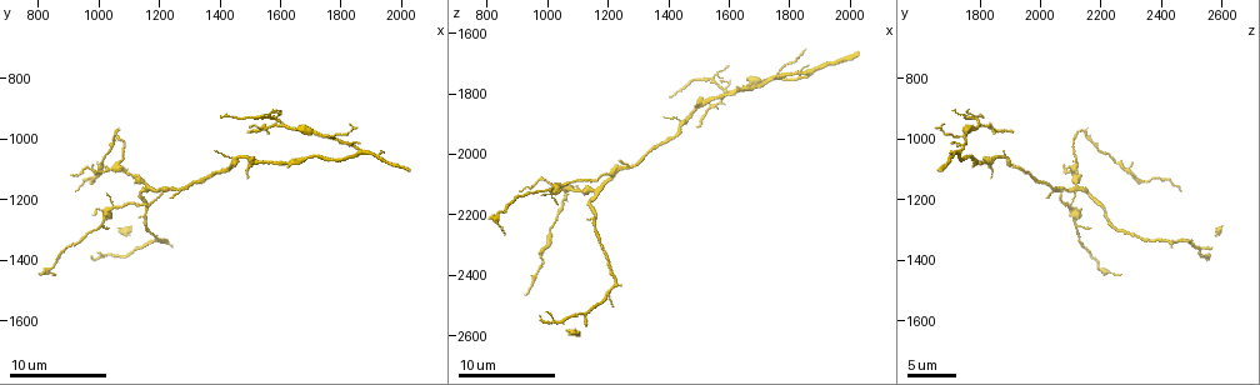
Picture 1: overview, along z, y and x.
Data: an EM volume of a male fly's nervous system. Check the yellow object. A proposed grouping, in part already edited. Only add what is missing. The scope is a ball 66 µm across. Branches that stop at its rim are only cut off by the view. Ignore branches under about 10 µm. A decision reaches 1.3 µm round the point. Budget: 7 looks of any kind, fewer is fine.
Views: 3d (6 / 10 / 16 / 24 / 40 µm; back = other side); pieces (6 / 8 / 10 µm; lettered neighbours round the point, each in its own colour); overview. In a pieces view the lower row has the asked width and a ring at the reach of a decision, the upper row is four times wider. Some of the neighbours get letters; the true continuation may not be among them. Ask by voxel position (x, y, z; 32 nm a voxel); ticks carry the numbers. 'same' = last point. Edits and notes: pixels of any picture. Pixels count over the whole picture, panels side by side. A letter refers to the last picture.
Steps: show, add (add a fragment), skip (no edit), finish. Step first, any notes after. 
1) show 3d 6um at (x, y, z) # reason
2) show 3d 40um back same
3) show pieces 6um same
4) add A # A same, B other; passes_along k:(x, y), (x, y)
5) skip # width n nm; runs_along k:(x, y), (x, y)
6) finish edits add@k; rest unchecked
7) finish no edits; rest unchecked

show pieces 6um at (1500, 1120, 1840) # branch stops here

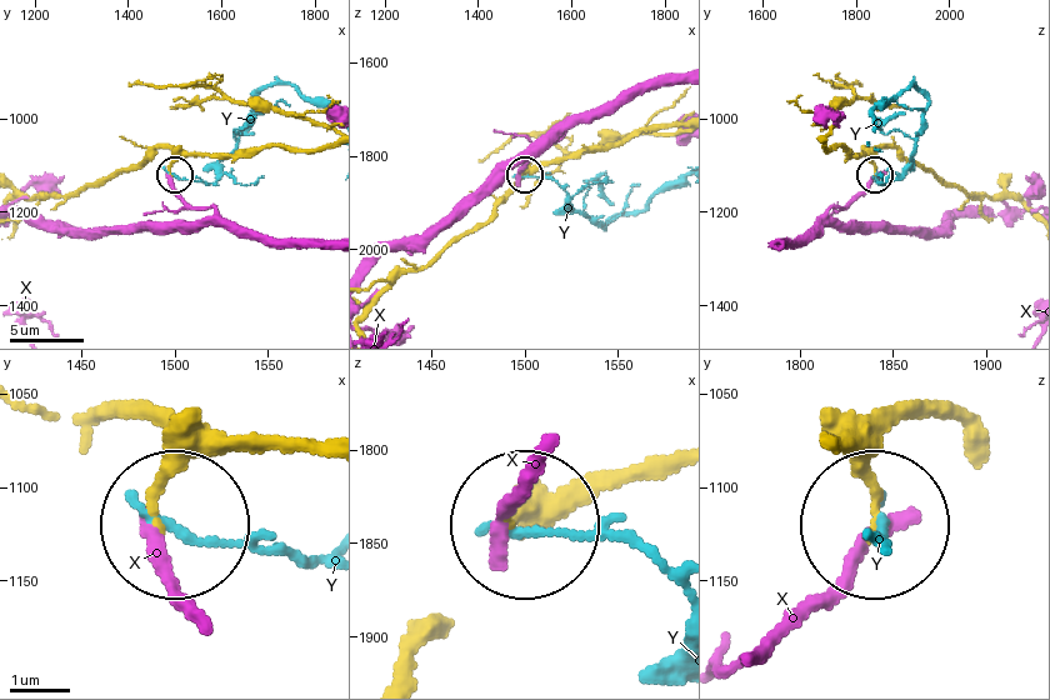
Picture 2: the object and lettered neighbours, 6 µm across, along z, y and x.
skip # width 130 nm; X other, Y other; runs_along 2:(960, 425), (885, 435), (871, 520); none of them fits

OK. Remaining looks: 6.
show 3d 10um at (1600, 900, 1720) # free end

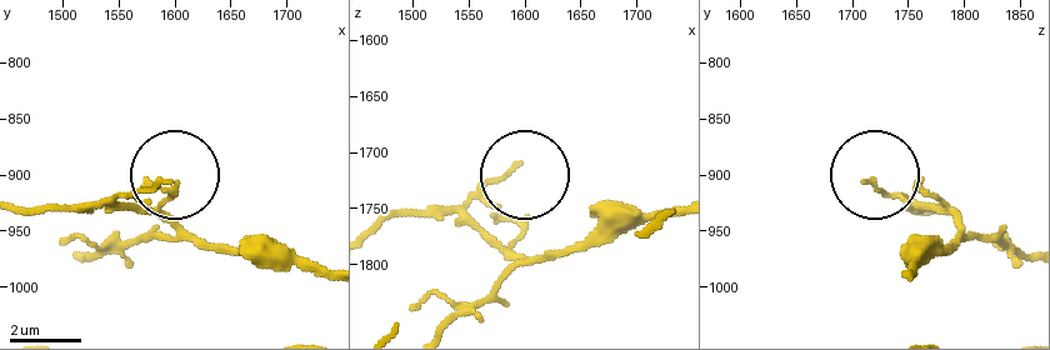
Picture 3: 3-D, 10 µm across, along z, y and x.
show pieces 8um at (1592, 906, 1716) # what lies round it

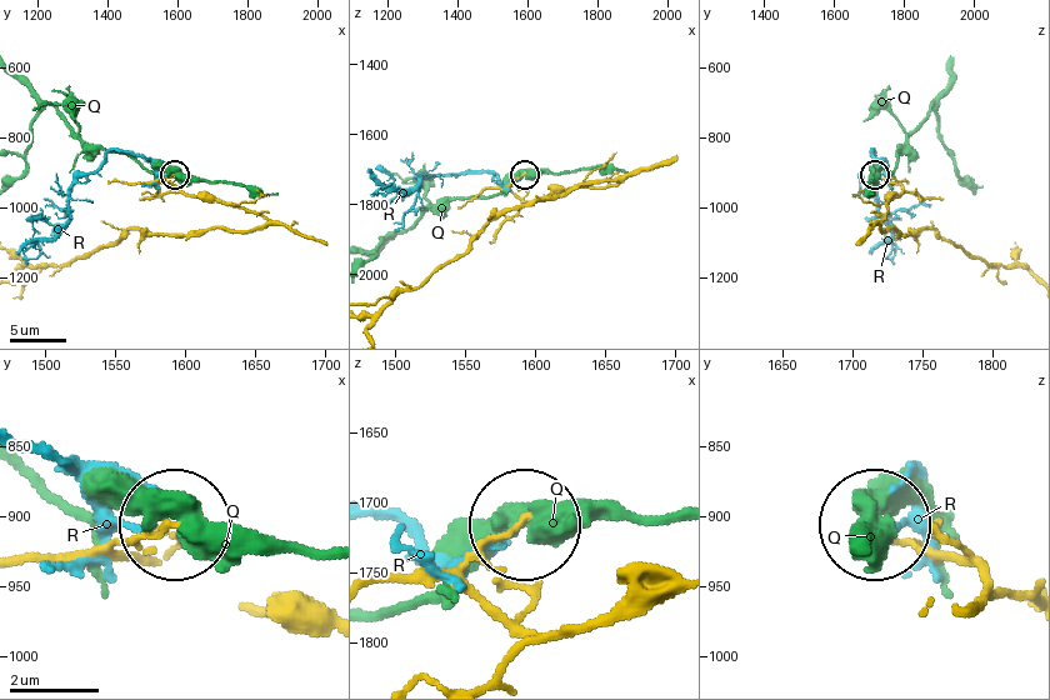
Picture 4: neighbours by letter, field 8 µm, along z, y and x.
skip # Q other, R other; no lettered fragment goes on from it

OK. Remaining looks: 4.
show pieces 6um at (1500, 980, 1910) # tapers out

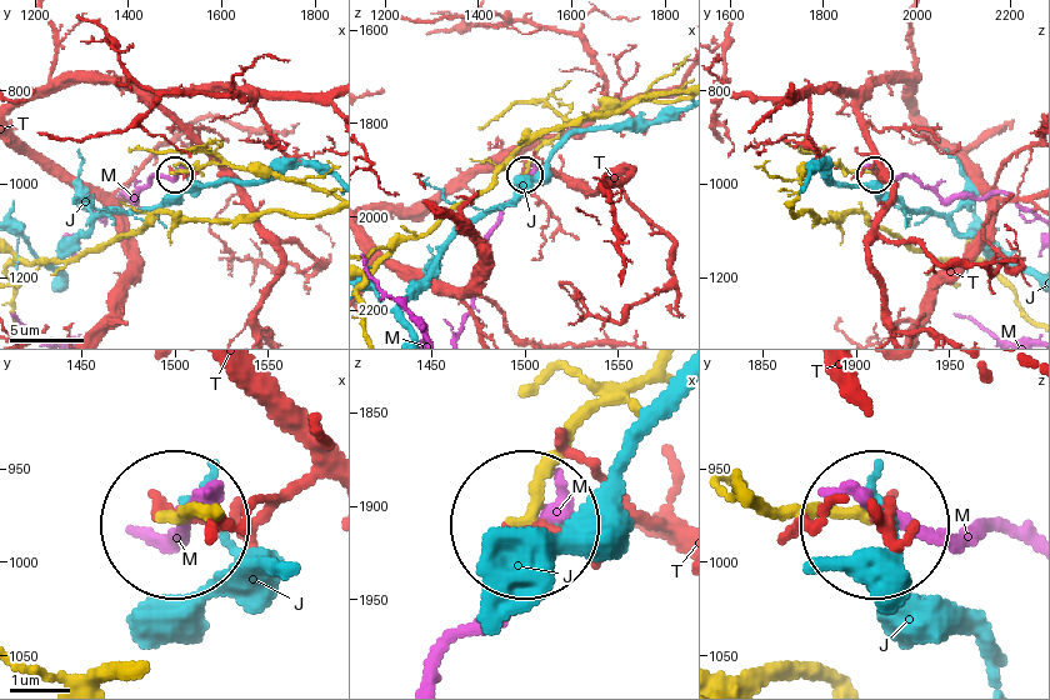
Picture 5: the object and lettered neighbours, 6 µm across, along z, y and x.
skip # width 170 nm; J other, M other, T other; runs_along 5:(644, 370), (584, 420), (529, 520); no lettered fragment goes on from it

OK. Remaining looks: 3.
show 3d 6um at (1410, 920, 1800) # branch stops here

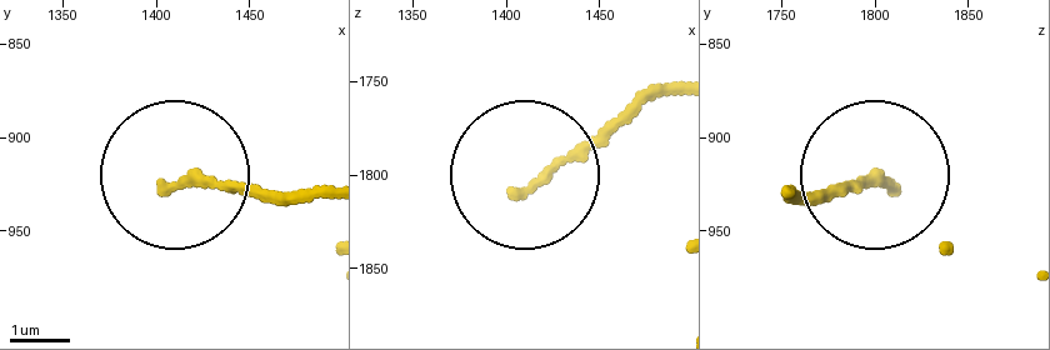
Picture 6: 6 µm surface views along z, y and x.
show pieces 6um at (1406, 926, 1810) # what lies round it

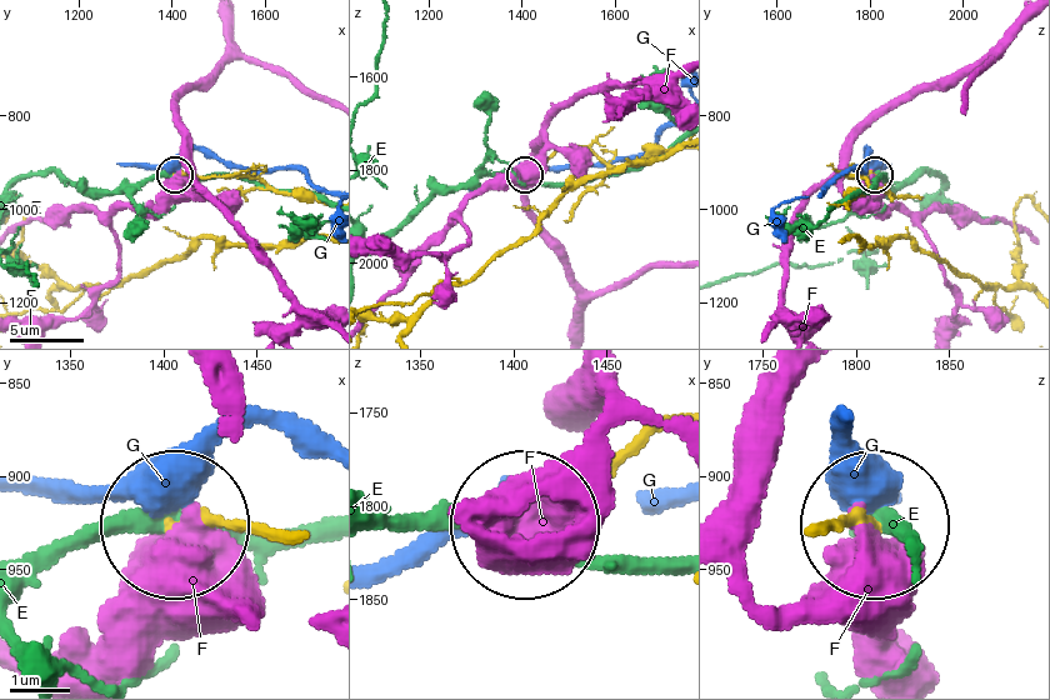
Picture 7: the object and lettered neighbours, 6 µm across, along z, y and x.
skip # E other, F other, G other; runs_along 7:(260, 528), (176, 528); none of them fits

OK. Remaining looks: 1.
finish no edits; rest unchecked

